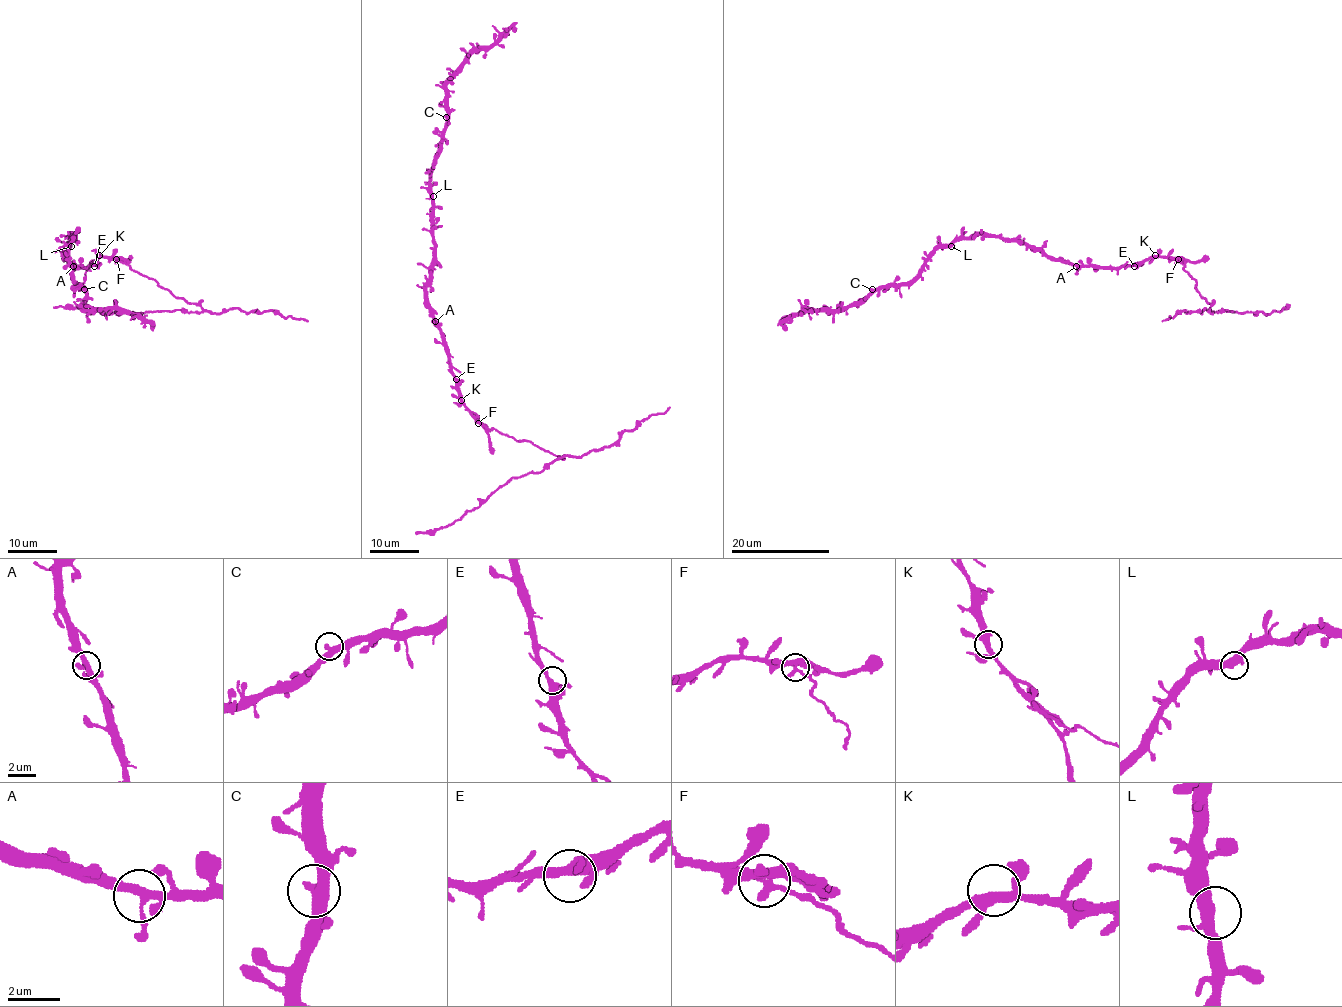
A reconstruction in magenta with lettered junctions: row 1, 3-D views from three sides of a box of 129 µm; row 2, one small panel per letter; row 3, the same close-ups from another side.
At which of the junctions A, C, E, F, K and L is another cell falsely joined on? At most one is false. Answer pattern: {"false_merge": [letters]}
{"false_merge": ["F"]}

